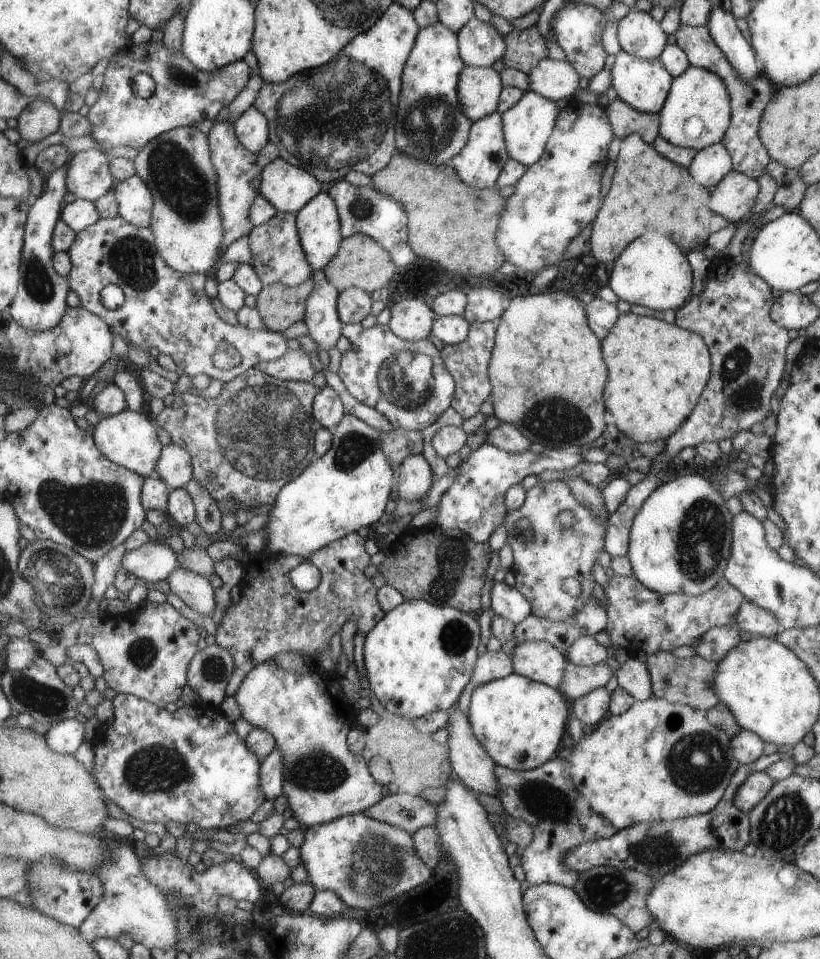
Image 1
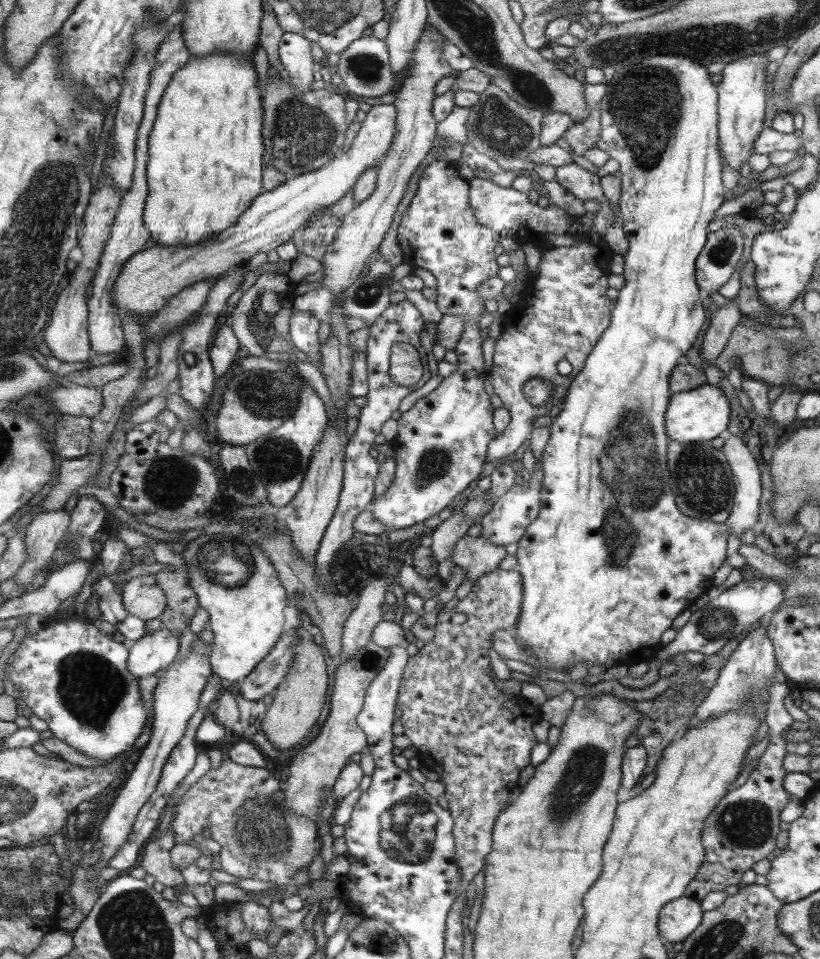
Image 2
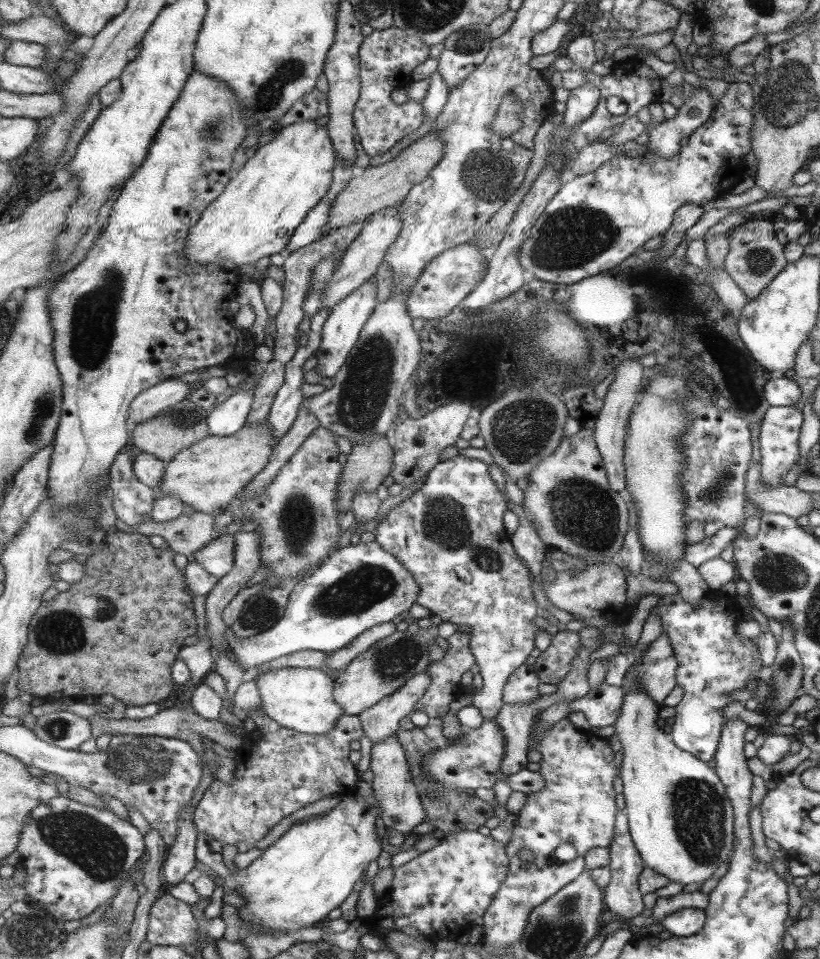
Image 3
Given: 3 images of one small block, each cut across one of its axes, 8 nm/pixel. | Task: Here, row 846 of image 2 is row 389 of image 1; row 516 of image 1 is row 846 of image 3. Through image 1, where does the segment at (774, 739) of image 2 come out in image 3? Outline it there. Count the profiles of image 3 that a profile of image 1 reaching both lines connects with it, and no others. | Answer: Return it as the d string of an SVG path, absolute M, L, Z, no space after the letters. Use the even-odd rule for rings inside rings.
M618 812L616 834L609 846L611 879L607 887L602 890L604 906L616 916L624 918L624 920L638 916L645 908L644 903L642 903L643 894L640 892L638 884L640 873L645 869L645 866L629 833L627 818L626 814Z

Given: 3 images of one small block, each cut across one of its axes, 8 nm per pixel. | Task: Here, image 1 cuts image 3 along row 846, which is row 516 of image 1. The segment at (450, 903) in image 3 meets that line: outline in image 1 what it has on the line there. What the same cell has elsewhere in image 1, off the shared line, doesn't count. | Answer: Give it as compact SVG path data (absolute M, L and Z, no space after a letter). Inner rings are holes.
M484 443L476 450L470 451L469 457L459 464L459 473L441 496L436 516L430 526L464 531L476 542L486 543L508 512L505 494L510 486L521 483L531 474L569 469L583 460L581 451L584 449L551 449L549 453L540 455L531 451L512 454Z

